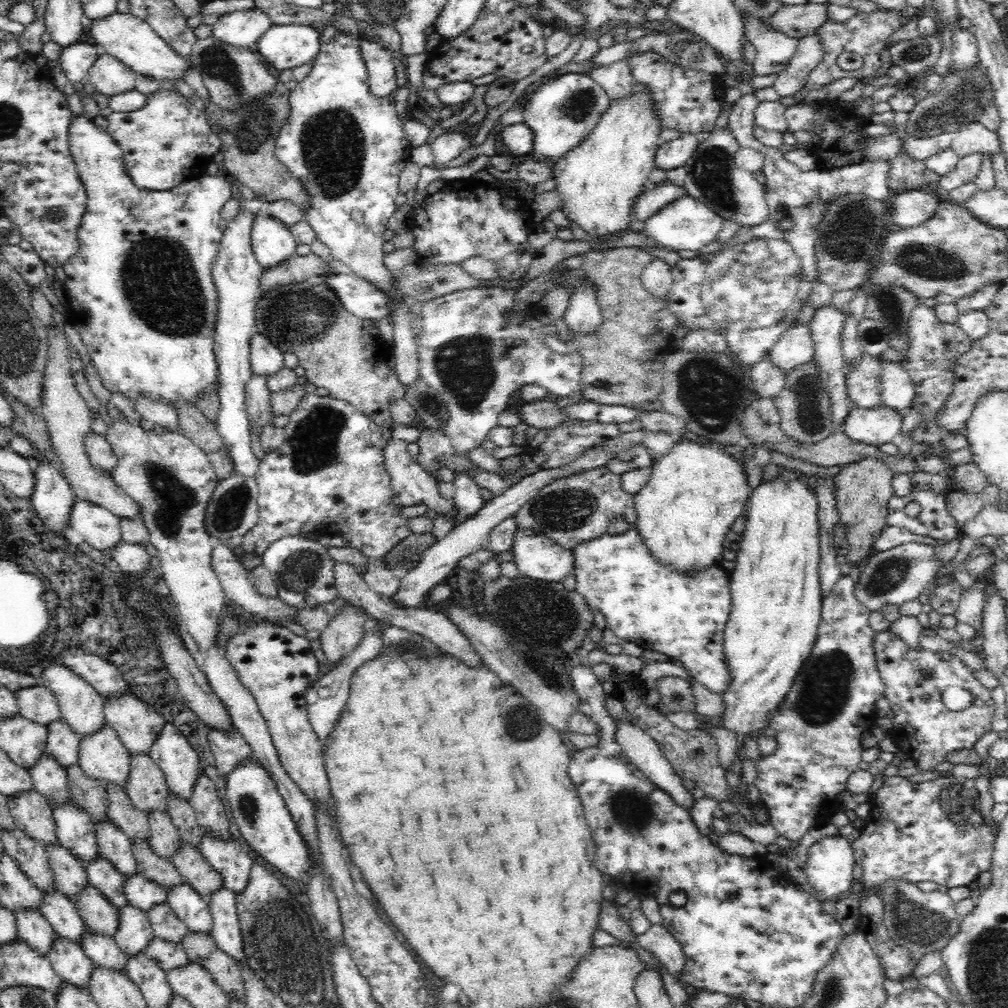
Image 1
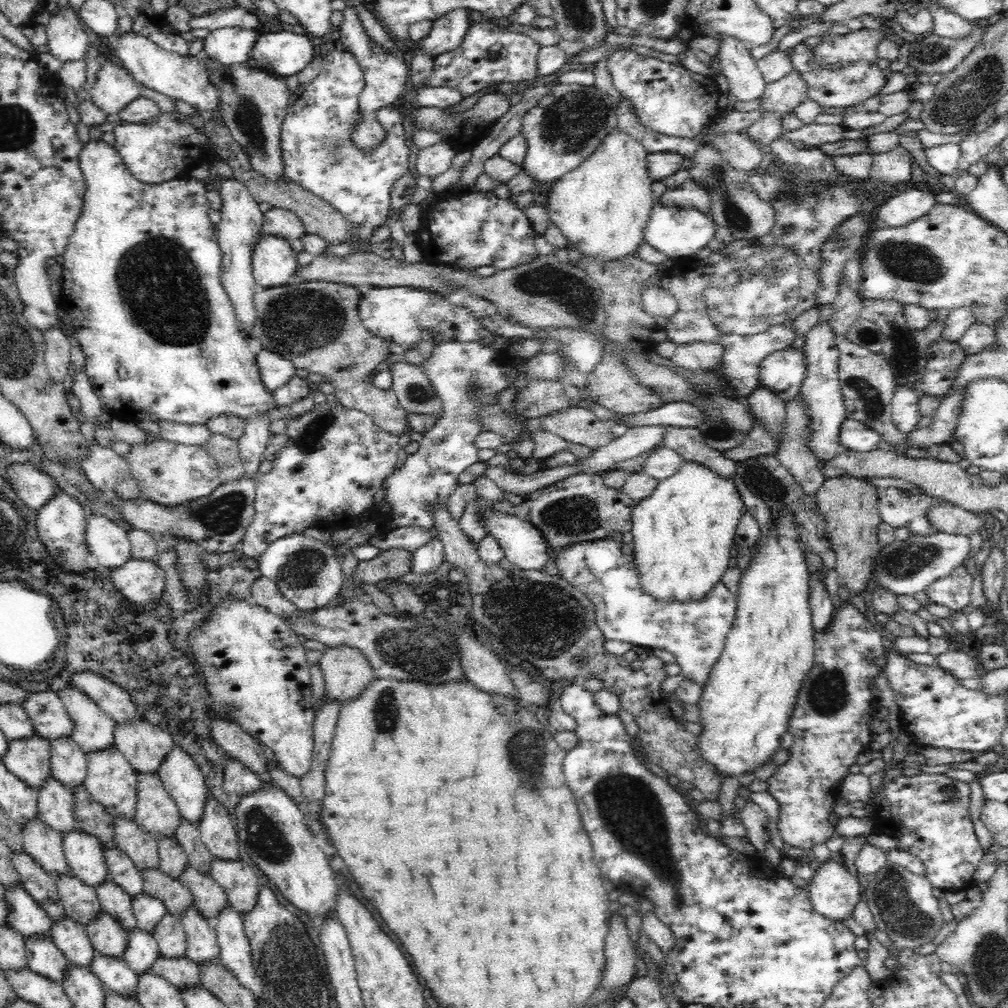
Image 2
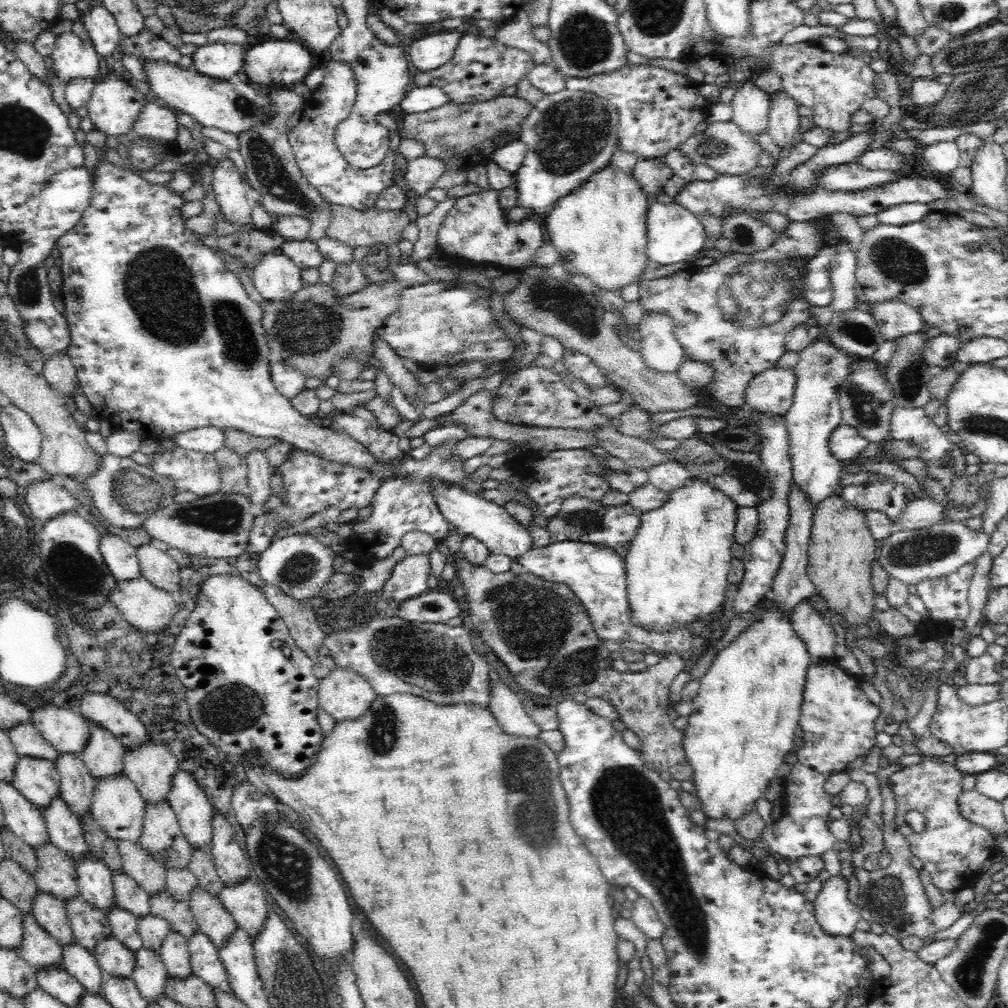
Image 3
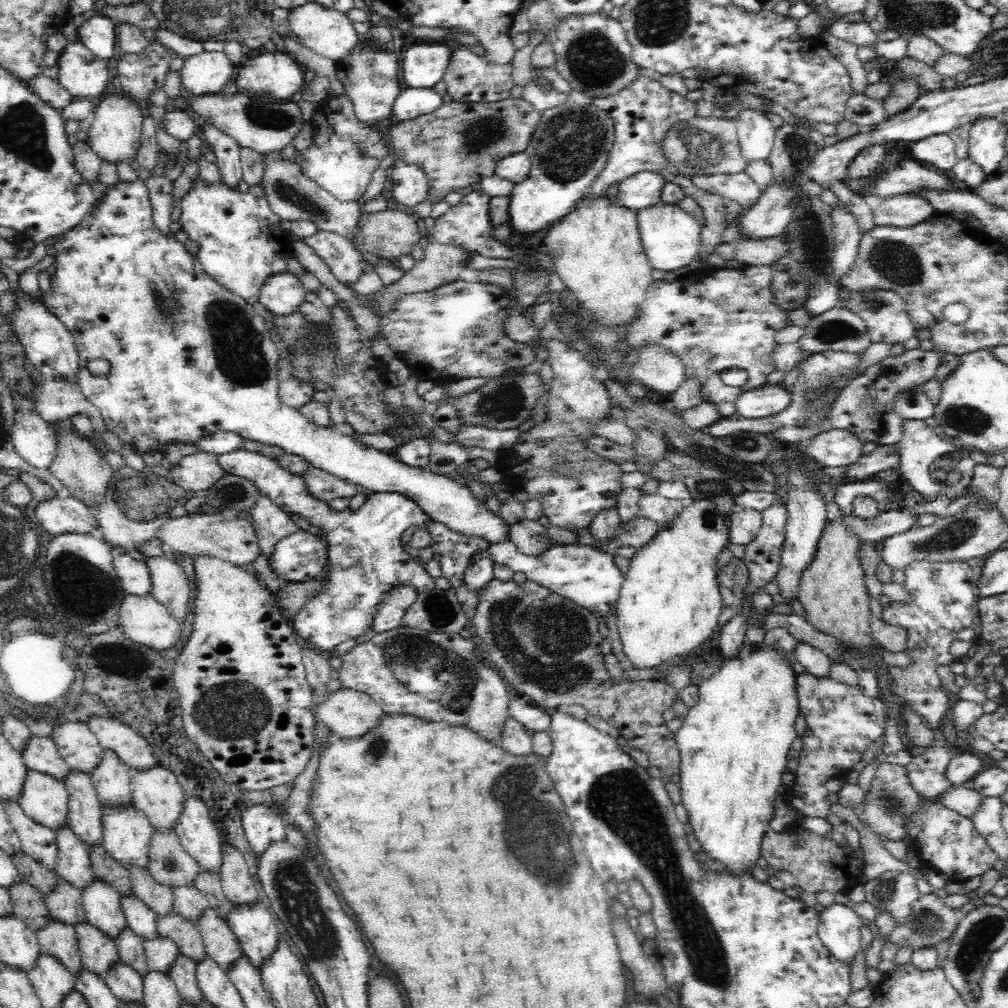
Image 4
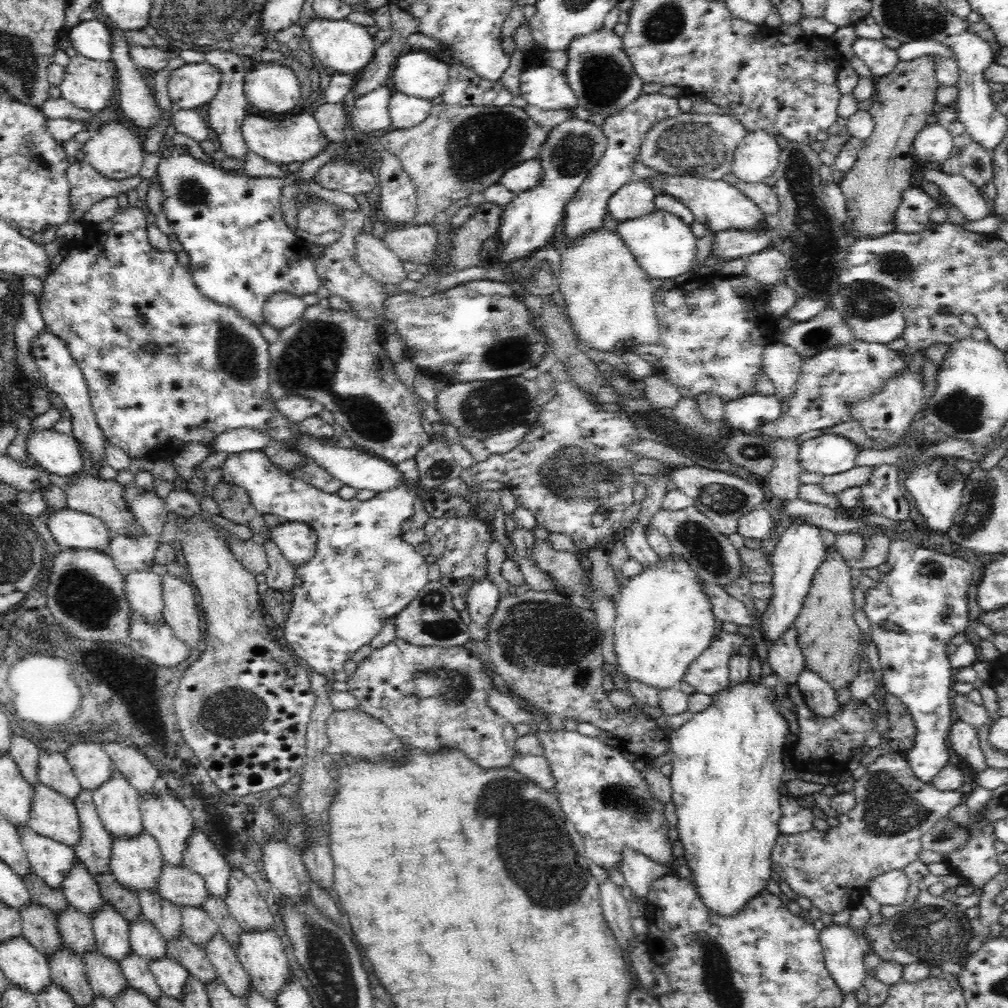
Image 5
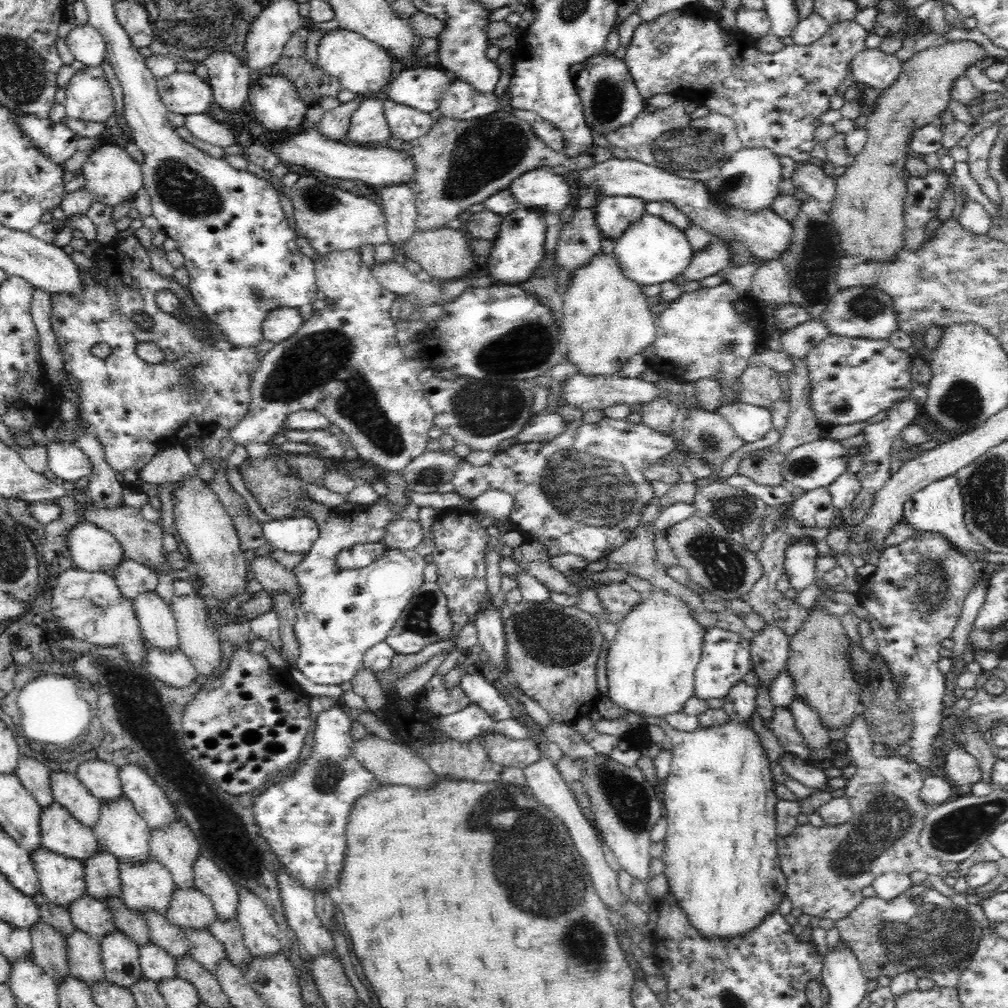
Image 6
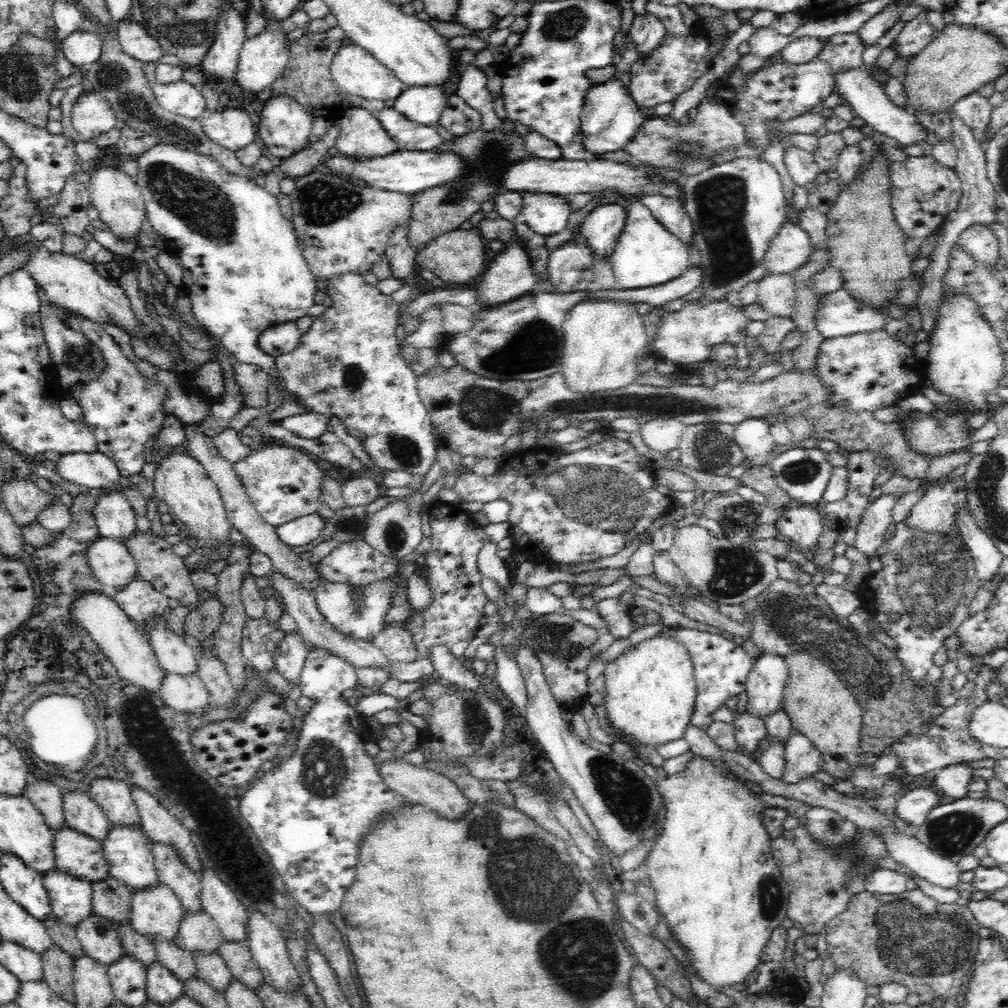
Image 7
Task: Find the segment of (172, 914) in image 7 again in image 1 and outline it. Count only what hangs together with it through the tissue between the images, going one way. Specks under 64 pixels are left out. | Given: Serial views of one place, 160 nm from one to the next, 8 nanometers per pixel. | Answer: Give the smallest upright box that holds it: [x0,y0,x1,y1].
[77,723,129,790]

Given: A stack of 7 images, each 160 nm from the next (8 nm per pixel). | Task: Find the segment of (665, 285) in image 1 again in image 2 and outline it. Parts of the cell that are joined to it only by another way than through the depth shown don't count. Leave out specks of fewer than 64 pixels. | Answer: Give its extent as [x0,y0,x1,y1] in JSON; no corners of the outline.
[641,279,678,330]

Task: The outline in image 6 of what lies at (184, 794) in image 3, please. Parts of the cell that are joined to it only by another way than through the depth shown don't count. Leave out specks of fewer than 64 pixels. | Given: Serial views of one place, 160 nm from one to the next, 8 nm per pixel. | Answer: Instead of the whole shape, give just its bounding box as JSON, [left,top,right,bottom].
[193,855,239,920]

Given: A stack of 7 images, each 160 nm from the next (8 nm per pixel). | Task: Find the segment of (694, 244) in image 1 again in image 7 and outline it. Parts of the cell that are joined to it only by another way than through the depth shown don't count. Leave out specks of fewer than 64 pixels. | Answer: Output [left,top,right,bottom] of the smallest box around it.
[609,201,690,290]

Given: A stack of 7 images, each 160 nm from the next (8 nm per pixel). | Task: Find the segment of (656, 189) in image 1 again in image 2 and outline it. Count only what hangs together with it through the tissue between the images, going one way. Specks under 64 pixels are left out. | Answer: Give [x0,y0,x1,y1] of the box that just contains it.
[657,178,711,215]

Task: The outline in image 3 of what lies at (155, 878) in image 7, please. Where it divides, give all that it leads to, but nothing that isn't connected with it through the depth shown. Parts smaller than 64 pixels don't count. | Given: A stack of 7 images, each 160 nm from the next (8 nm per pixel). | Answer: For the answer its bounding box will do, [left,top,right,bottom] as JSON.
[82,722,124,780]

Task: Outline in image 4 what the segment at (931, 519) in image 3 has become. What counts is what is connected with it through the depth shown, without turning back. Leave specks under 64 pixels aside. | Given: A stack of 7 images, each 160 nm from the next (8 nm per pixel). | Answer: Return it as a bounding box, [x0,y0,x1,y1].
[841,509,919,543]

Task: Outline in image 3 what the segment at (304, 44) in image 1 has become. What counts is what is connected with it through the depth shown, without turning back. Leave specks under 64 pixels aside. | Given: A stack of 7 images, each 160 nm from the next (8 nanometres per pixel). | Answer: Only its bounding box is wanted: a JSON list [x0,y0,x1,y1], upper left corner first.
[244,38,316,86]

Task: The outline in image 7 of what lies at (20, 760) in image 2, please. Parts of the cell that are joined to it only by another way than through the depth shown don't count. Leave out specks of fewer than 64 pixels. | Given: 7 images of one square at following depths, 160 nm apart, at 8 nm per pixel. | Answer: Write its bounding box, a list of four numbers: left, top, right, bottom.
[54,826,110,883]

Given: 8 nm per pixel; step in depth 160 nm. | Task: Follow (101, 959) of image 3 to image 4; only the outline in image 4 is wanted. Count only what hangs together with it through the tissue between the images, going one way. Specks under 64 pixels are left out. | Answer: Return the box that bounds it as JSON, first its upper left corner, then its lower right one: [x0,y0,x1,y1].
[103,959,144,1007]

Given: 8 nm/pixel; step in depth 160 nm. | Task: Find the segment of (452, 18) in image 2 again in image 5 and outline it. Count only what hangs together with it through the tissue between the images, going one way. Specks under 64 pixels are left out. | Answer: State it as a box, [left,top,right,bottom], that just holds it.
[394,50,449,103]

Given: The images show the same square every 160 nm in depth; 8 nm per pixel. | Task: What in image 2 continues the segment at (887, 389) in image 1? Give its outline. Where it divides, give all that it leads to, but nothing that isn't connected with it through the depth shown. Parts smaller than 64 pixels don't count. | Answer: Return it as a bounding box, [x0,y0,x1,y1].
[891,385,920,434]

